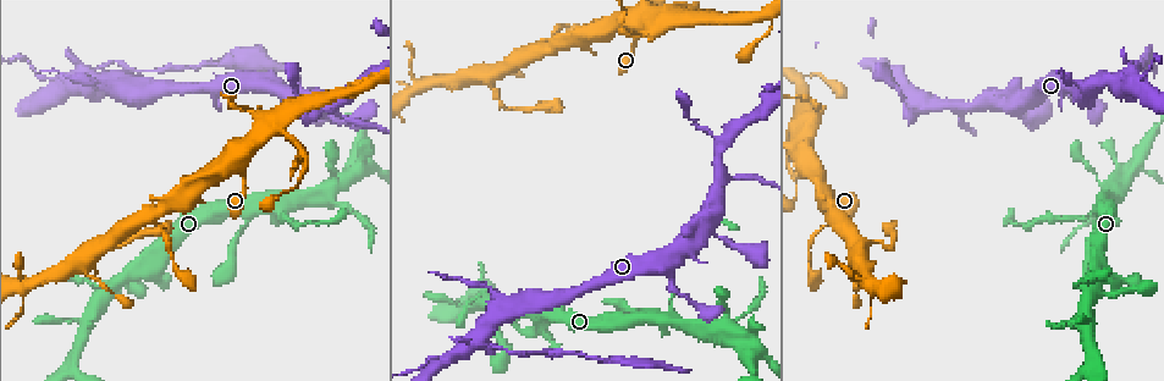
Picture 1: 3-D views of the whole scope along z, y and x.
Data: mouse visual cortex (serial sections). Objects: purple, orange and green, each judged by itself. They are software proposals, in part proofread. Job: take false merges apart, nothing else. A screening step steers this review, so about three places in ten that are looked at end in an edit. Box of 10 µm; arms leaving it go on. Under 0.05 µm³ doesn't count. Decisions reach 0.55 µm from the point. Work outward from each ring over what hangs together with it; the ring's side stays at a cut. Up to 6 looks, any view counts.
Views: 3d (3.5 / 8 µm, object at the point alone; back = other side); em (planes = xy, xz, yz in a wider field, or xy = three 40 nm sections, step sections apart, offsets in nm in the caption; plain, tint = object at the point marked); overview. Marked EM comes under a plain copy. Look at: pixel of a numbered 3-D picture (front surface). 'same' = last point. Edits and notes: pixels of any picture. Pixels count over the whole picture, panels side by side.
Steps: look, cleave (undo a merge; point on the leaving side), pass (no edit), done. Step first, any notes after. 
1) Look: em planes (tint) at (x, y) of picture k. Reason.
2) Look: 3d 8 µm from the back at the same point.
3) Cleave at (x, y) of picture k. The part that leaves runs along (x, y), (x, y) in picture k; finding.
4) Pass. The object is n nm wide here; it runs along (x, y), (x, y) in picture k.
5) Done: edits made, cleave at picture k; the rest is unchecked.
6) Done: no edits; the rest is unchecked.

Look: 3d 3.5 µm at (156, 213) of picture 1. Thin arm on a thick one.

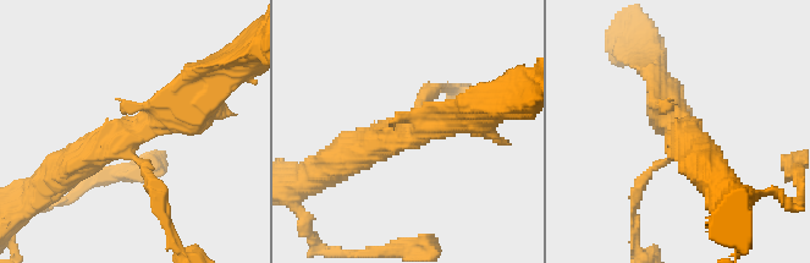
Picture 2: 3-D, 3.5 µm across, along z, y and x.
Pass. The arms are 150, 400, 450 nm wide; it runs along (197, 99), (62, 170) in picture 2; continuous, no second cell.

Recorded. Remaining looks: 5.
Look: 3d 3.5 µm at (669, 317) of picture 1. Branch point.

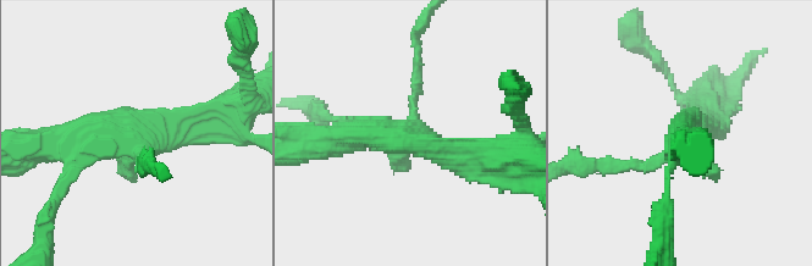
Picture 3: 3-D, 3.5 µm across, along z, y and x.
Look: em xy step 5 (tint) at (410, 137) of picture 3.

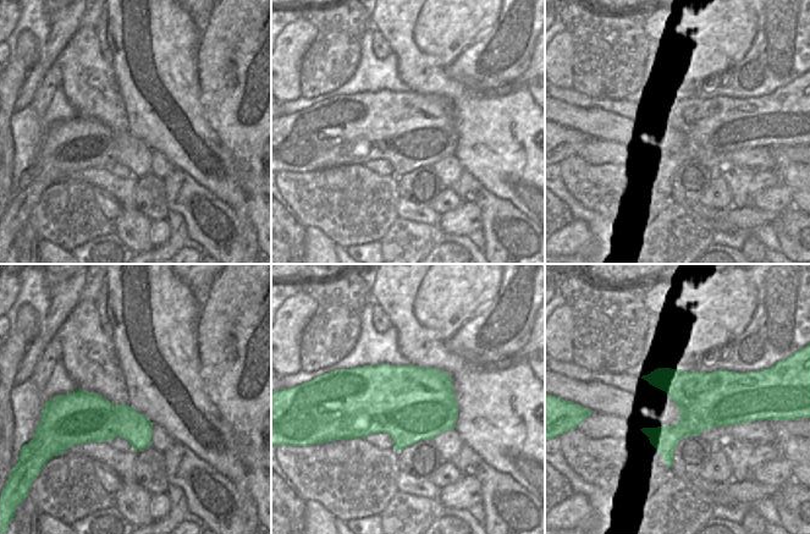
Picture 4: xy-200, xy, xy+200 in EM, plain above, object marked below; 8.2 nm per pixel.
Pass. Continuous, no second cell.

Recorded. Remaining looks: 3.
Look: 3d 3.5 µm at (481, 337) of picture 1. Sudden change in width.

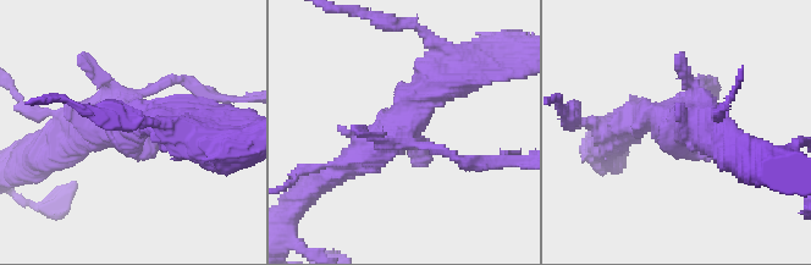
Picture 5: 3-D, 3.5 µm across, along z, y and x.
Cleave at (715, 84) of picture 5. The part that leaves runs along (149, 92), (182, 81), (247, 99) in picture 5; two cells meet here.

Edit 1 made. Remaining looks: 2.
Done: edits made, cleave at picture 5; the rest is unchecked.

